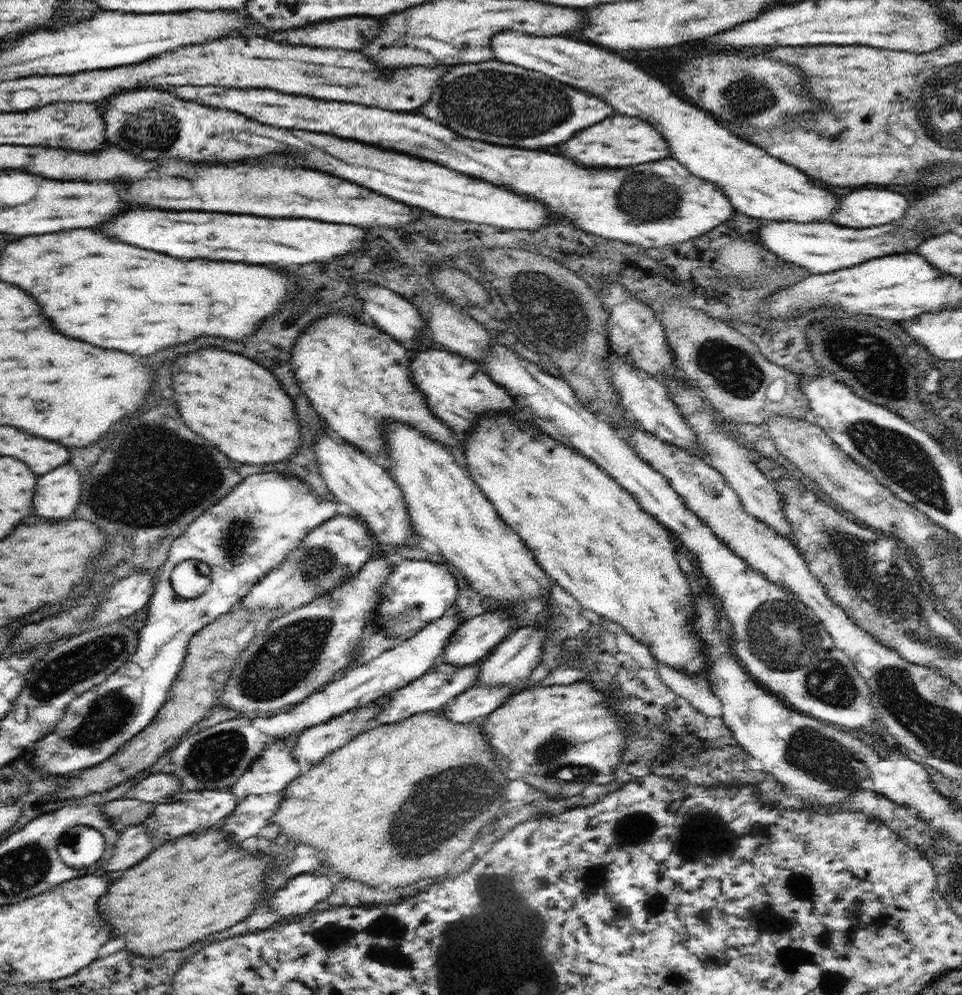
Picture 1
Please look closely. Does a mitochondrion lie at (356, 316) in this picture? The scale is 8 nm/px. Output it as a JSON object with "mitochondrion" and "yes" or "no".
{"mitochondrion":"no"}

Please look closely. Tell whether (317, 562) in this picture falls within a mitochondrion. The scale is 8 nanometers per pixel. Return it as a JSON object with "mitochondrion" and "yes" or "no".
{"mitochondrion":"yes"}

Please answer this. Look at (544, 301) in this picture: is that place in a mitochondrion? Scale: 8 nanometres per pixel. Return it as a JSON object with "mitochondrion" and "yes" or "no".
{"mitochondrion":"yes"}

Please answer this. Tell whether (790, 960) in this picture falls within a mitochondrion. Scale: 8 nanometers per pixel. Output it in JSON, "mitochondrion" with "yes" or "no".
{"mitochondrion":"no"}

